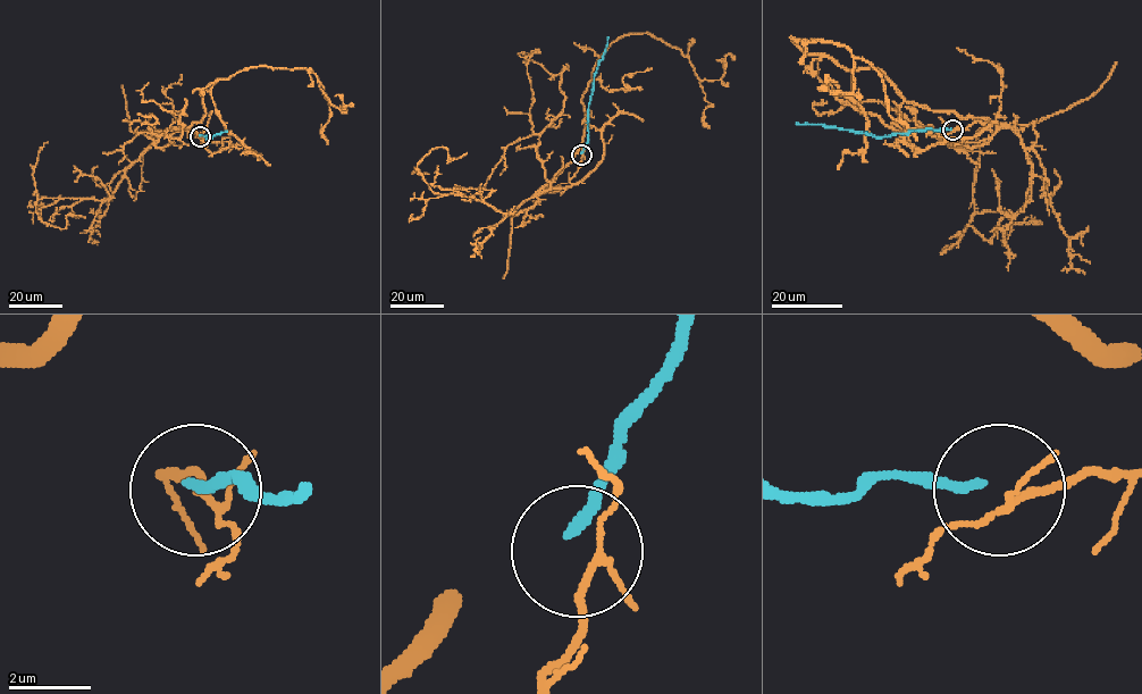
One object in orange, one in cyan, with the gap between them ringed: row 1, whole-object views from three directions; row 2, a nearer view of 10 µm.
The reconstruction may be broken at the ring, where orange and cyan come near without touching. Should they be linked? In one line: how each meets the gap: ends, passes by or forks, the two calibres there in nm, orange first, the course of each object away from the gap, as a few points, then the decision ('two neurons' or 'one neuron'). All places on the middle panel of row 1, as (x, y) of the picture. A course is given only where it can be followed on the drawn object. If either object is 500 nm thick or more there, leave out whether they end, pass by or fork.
orange forks; cyan ends; calibres 150 and 240 nm; course orange (582, 156), (570, 185), (539, 191), (581, 142), (598, 57), (631, 34), (687, 57), (708, 127); course cyan (580, 153), (588, 139), (594, 73), (609, 38); two neurons

